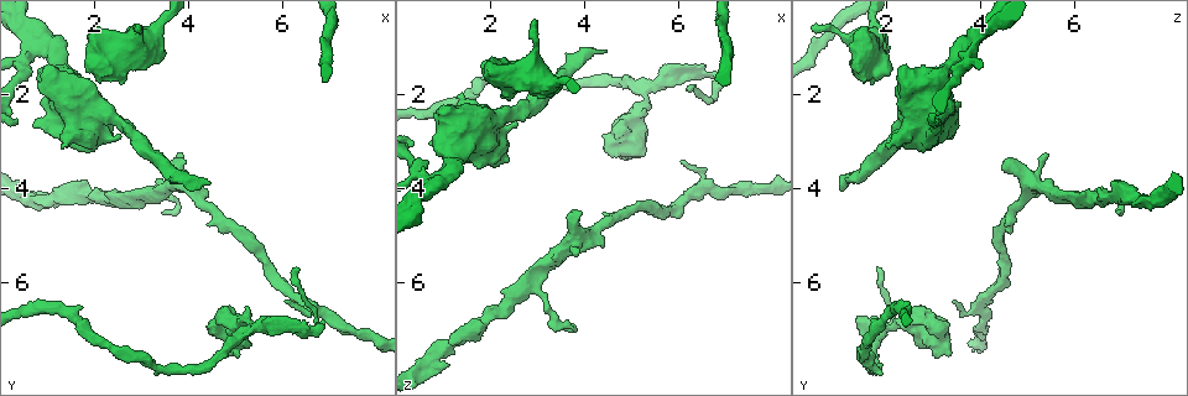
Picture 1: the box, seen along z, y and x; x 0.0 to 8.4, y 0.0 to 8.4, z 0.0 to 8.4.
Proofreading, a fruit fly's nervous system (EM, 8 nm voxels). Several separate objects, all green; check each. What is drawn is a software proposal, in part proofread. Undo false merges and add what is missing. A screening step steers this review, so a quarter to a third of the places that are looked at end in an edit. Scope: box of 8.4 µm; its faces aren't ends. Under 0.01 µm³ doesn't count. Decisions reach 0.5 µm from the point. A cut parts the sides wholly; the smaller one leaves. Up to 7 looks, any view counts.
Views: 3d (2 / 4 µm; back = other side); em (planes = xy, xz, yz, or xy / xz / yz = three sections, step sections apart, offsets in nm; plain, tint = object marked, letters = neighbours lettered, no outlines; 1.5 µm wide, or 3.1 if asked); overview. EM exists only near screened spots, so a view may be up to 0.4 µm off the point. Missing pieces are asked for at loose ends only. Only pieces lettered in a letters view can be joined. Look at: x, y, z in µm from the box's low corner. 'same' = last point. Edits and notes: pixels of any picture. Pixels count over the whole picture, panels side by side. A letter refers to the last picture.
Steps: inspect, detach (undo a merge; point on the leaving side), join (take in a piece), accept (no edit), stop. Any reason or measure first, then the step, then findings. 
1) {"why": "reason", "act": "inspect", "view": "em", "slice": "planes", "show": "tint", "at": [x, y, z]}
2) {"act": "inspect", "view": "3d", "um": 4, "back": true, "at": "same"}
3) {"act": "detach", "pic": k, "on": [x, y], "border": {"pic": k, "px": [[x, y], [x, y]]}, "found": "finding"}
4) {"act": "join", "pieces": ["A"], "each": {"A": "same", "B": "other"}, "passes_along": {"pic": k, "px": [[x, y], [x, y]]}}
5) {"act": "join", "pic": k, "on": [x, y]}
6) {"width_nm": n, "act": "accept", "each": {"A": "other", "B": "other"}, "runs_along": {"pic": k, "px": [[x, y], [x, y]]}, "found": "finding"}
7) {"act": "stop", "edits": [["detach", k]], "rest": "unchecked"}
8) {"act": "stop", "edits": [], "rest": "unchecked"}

{"why": "narrows sharply", "act": "inspect", "view": "em", "slice": "planes", "show": "letters", "at": [2.95, 4.25, 5.95]}

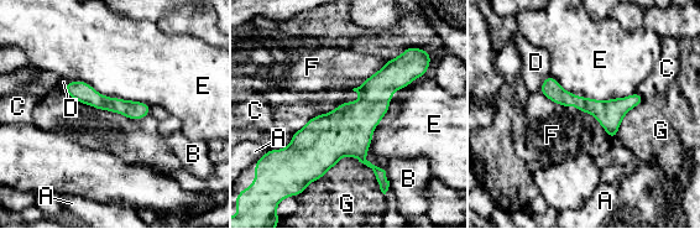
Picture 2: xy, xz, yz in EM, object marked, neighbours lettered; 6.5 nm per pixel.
{"longest_contact_nm": ["E", 550], "act": "accept", "each": {"A": "other", "B": "other", "C": "other", "D": "other", "E": "other", "F": "other", "G": "other"}, "found": "continuous, no second cell"}

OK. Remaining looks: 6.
{"why": "free end", "act": "inspect", "view": "em", "slice": "planes", "show": "letters", "at": [3.90, 3.55, 4.45]}

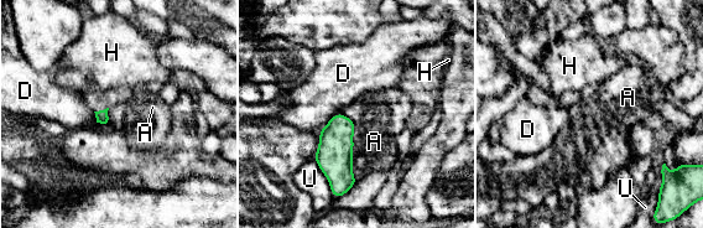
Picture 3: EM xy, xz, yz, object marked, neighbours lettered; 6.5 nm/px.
{"act": "accept", "each": {"A": "other", "D": "other", "H": "other", "U": "other"}, "border": {"pic": 3, "px": [[357, 124], [353, 131], [353, 149]]}, "found": "no lettered piece goes on from it"}

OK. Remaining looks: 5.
{"why": "thick end", "act": "inspect", "view": "em", "slice": "xy", "step": 4, "show": "letters", "at": [2.60, 1.80, 1.75]}

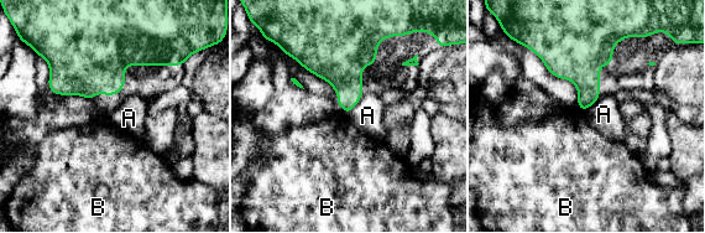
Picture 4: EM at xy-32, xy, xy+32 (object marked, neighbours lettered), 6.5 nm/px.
{"longest_contact_nm": ["A", 170], "act": "accept", "each": {"A": "other", "B": "other"}, "border": {"pic": 4, "px": [[578, 108], [585, 112]]}, "found": "none of them fits"}

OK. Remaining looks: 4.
{"act": "stop", "edits": [], "rest": "unchecked"}

